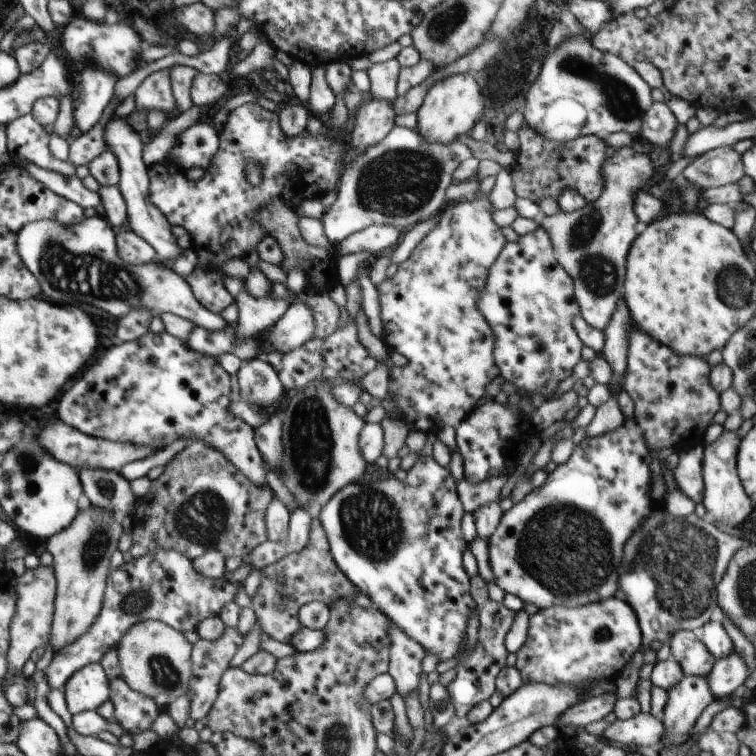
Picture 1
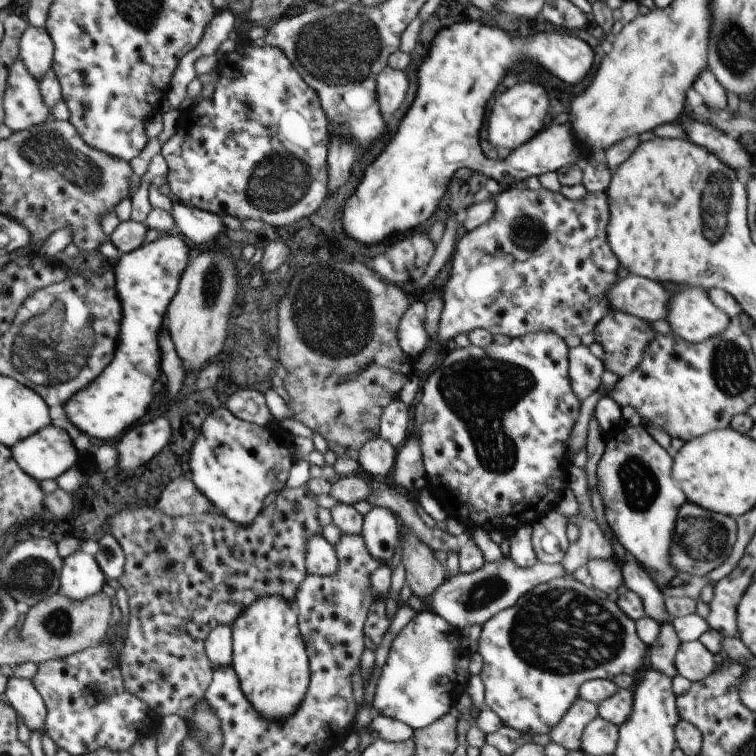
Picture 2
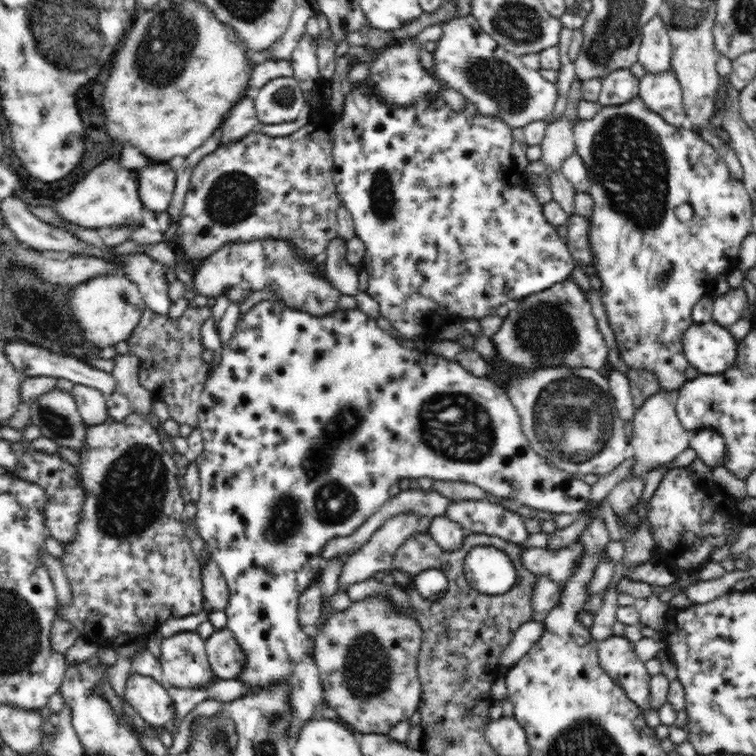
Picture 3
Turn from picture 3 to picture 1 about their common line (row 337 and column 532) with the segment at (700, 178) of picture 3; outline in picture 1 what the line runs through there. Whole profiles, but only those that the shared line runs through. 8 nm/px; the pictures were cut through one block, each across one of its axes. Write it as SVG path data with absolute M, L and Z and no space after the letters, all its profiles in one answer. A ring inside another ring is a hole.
M620 595L580 606L550 606L539 609L530 615L526 642L517 652L515 667L520 671L523 684L544 683L550 686L568 684L594 684L594 682L608 681L618 676L624 666L632 660L632 656L642 646L642 632L634 609Z

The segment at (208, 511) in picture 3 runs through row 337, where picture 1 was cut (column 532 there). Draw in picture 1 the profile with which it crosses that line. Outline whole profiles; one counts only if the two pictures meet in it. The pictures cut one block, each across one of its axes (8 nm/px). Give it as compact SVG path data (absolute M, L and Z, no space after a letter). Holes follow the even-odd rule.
M539 225L534 232L520 236L518 241L508 241L504 245L504 248L502 248L498 258L496 259L496 262L489 270L486 286L480 293L480 298L478 298L476 306L478 306L480 314L484 315L484 320L488 322L488 326L492 327L492 334L494 334L495 338L493 345L493 362L494 366L498 368L499 374L502 375L504 379L508 380L508 382L513 384L518 390L518 393L520 393L520 395L523 397L528 397L530 399L531 393L539 394L546 398L546 400L550 401L553 405L556 399L556 391L558 386L562 380L565 380L568 378L568 376L572 376L574 366L576 366L576 364L578 364L578 362L581 360L580 352L585 344L584 340L580 340L578 332L576 332L576 330L574 330L574 326L572 326L572 318L580 315L580 306L575 297L574 281L568 274L567 270L564 270L564 267L560 266L560 262L558 262L557 255L555 254L554 246L552 246L552 238L548 236L548 233L546 230L544 230L544 228L542 228L541 225Z

